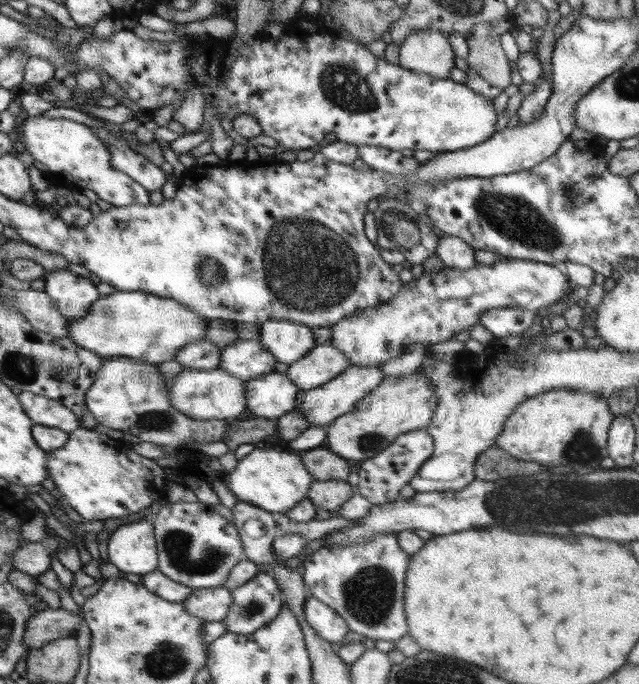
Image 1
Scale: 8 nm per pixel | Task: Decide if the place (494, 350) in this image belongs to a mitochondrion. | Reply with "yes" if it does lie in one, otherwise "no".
no

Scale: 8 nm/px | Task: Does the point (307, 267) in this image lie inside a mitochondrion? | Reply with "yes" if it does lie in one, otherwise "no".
yes

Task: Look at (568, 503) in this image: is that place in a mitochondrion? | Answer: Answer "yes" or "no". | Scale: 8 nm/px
yes

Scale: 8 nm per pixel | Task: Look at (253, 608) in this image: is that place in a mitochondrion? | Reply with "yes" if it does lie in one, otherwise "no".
yes

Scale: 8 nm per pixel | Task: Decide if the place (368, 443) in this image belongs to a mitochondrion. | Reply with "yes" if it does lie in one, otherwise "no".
yes

